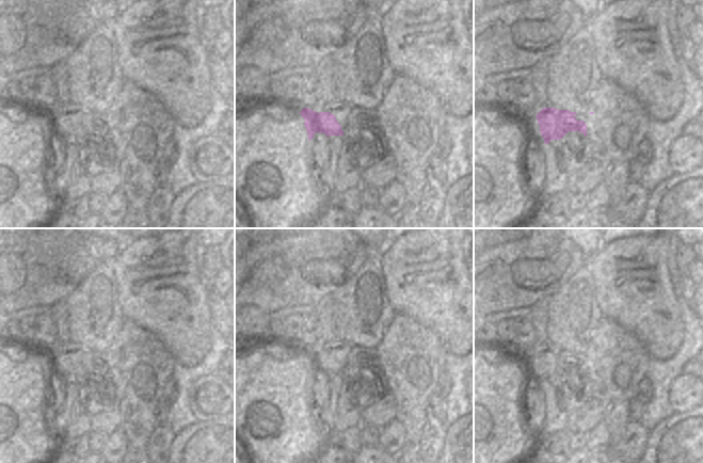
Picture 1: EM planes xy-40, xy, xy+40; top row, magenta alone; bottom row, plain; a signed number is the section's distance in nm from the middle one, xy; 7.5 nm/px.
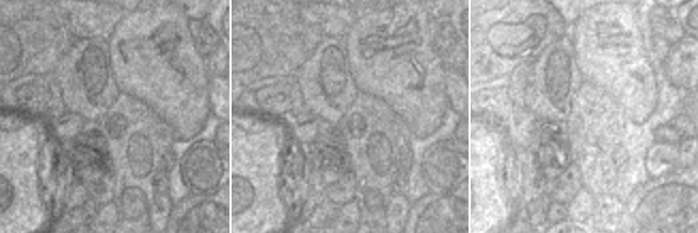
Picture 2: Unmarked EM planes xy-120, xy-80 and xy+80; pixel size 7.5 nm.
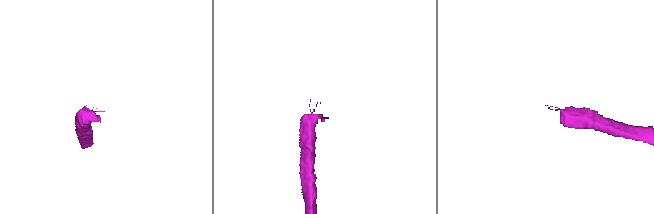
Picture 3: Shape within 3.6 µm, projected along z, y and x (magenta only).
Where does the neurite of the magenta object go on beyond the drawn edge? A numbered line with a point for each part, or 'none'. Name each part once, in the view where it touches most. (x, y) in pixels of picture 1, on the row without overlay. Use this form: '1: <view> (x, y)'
none

